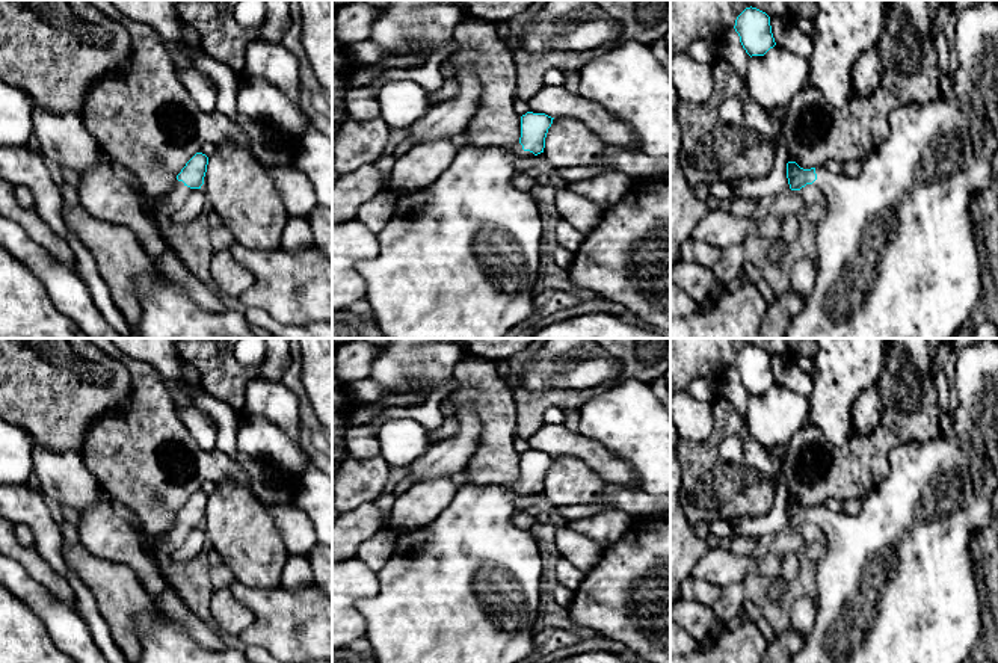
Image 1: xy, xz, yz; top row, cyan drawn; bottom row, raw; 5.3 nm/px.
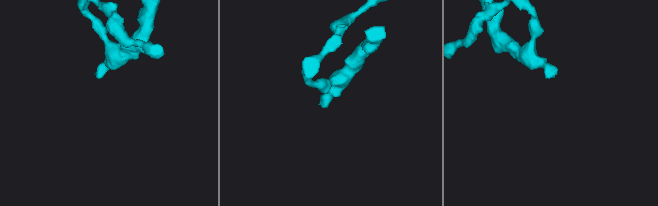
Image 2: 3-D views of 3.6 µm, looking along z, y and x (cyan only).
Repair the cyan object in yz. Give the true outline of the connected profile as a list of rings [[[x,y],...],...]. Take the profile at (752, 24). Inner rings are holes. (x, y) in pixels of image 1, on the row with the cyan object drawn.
[[[746,8],[737,17],[734,29],[740,36],[743,48],[750,57],[764,56],[776,45],[770,17],[756,8]]]

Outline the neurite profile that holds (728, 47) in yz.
[[[734,27],[728,29],[716,44],[717,54],[723,57],[743,79],[746,79],[749,54],[740,42]]]

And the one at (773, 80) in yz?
[[[776,44],[764,56],[749,57],[744,80],[749,97],[782,116],[808,85],[809,60]]]

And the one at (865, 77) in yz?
[[[877,47],[865,50],[853,66],[853,97],[867,98],[874,94],[880,83],[880,56]]]

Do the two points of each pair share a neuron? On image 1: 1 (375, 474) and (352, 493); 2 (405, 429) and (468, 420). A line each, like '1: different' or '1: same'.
1: same
2: different

